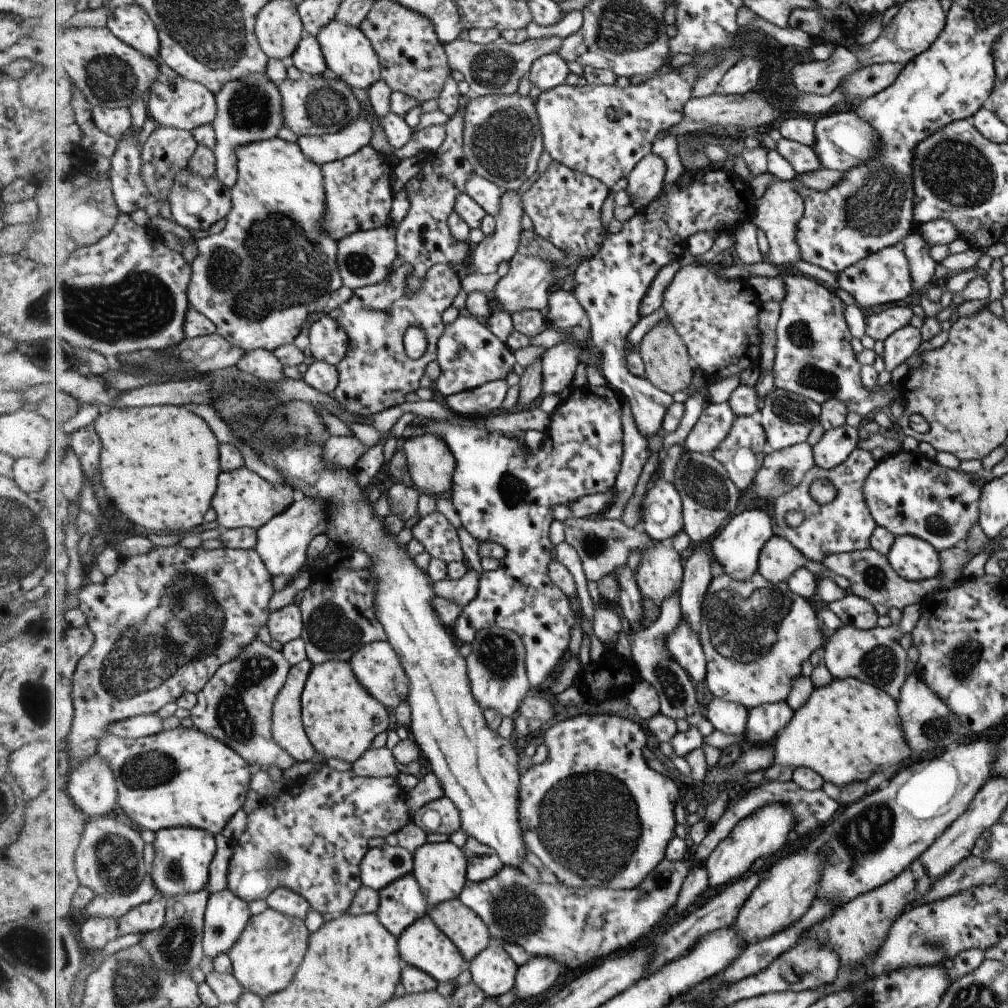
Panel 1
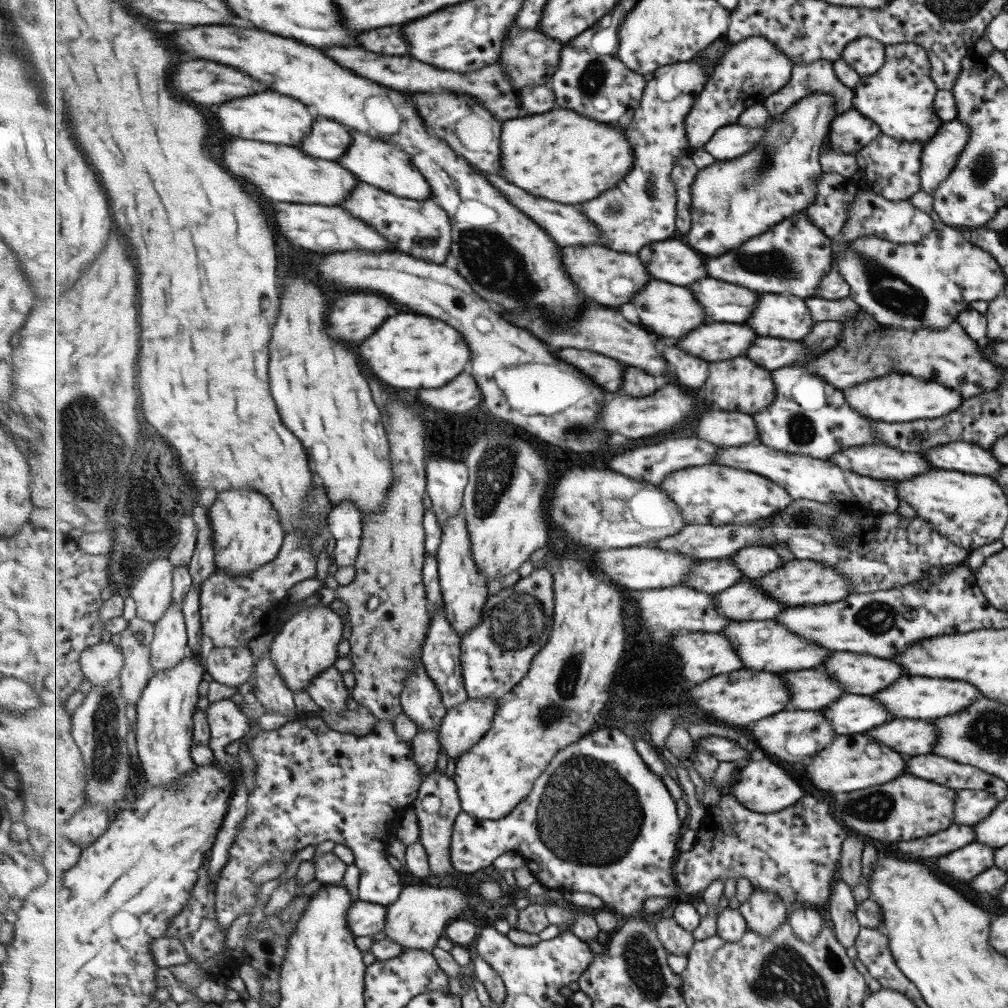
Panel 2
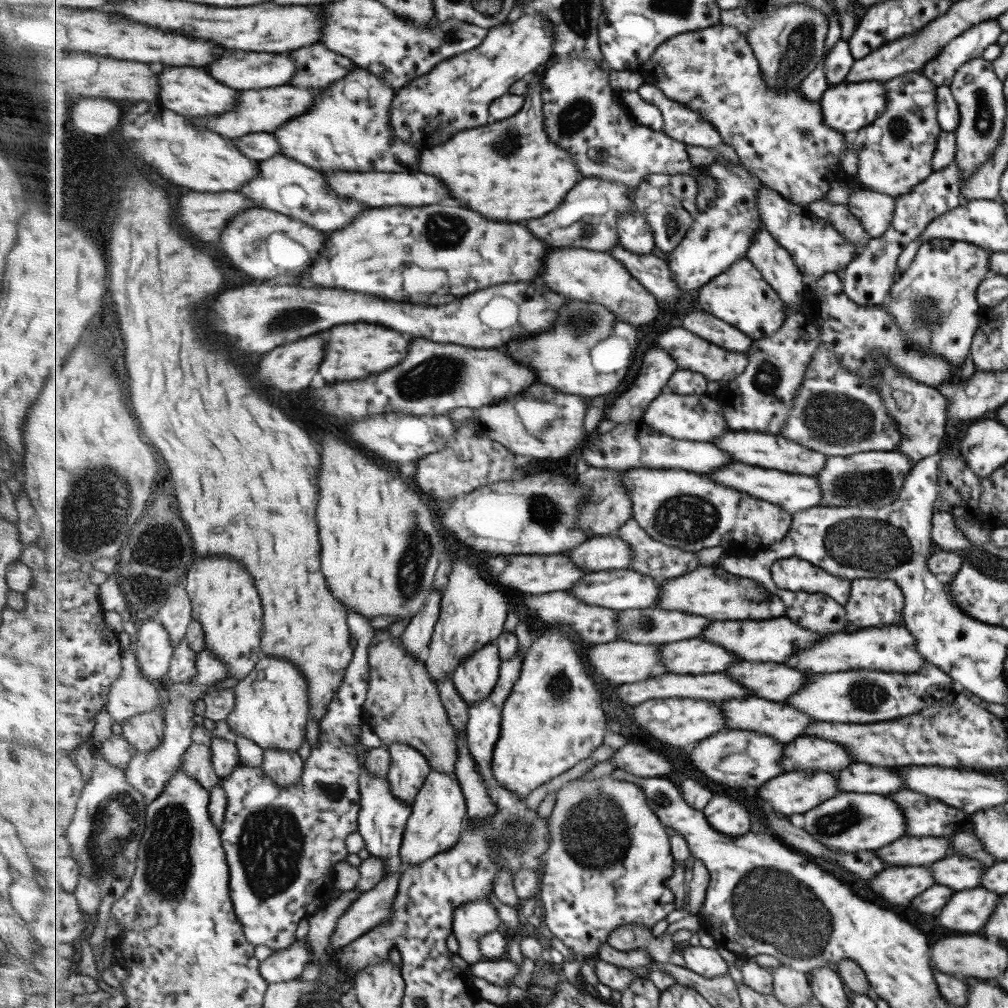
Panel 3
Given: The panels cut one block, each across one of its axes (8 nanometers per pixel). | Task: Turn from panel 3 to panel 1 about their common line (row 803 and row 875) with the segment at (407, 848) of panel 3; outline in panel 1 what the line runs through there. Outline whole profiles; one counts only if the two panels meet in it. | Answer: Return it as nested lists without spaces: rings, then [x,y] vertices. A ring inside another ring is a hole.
[[[431,843],[421,846],[414,853],[414,872],[417,881],[420,882],[421,889],[426,894],[428,900],[428,911],[434,909],[436,905],[460,897],[468,884],[468,857],[464,854],[463,848],[445,843]]]

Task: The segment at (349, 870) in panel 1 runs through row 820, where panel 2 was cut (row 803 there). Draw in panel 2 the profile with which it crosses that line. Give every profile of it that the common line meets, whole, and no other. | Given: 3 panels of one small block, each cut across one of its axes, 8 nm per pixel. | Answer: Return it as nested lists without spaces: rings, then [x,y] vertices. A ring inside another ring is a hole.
[[[313,718],[313,720],[295,720],[286,722],[280,729],[273,731],[261,731],[249,742],[249,749],[253,759],[256,762],[255,768],[256,785],[253,792],[248,799],[248,813],[243,821],[243,828],[239,831],[231,850],[229,850],[229,862],[223,868],[223,874],[217,882],[217,896],[216,896],[216,909],[218,910],[217,916],[226,930],[231,926],[233,920],[237,920],[241,914],[251,913],[255,910],[255,906],[259,904],[259,892],[261,892],[261,883],[253,882],[253,874],[263,866],[266,862],[275,859],[284,859],[286,863],[293,862],[293,852],[305,850],[307,846],[316,846],[325,842],[325,840],[332,840],[337,844],[346,845],[354,854],[355,862],[353,863],[360,871],[360,881],[358,896],[360,900],[365,902],[372,902],[373,904],[381,904],[383,906],[391,906],[401,894],[401,891],[406,885],[402,871],[397,871],[389,862],[387,856],[389,855],[388,846],[392,840],[393,830],[397,831],[398,821],[403,816],[403,813],[410,808],[412,804],[418,799],[420,788],[424,783],[422,777],[421,767],[417,765],[415,755],[413,755],[412,743],[405,743],[401,741],[401,737],[397,735],[395,724],[393,721],[379,721],[376,720],[375,729],[371,735],[357,736],[352,733],[341,733],[337,730],[329,730],[329,738],[327,738],[327,724],[323,718]]]

